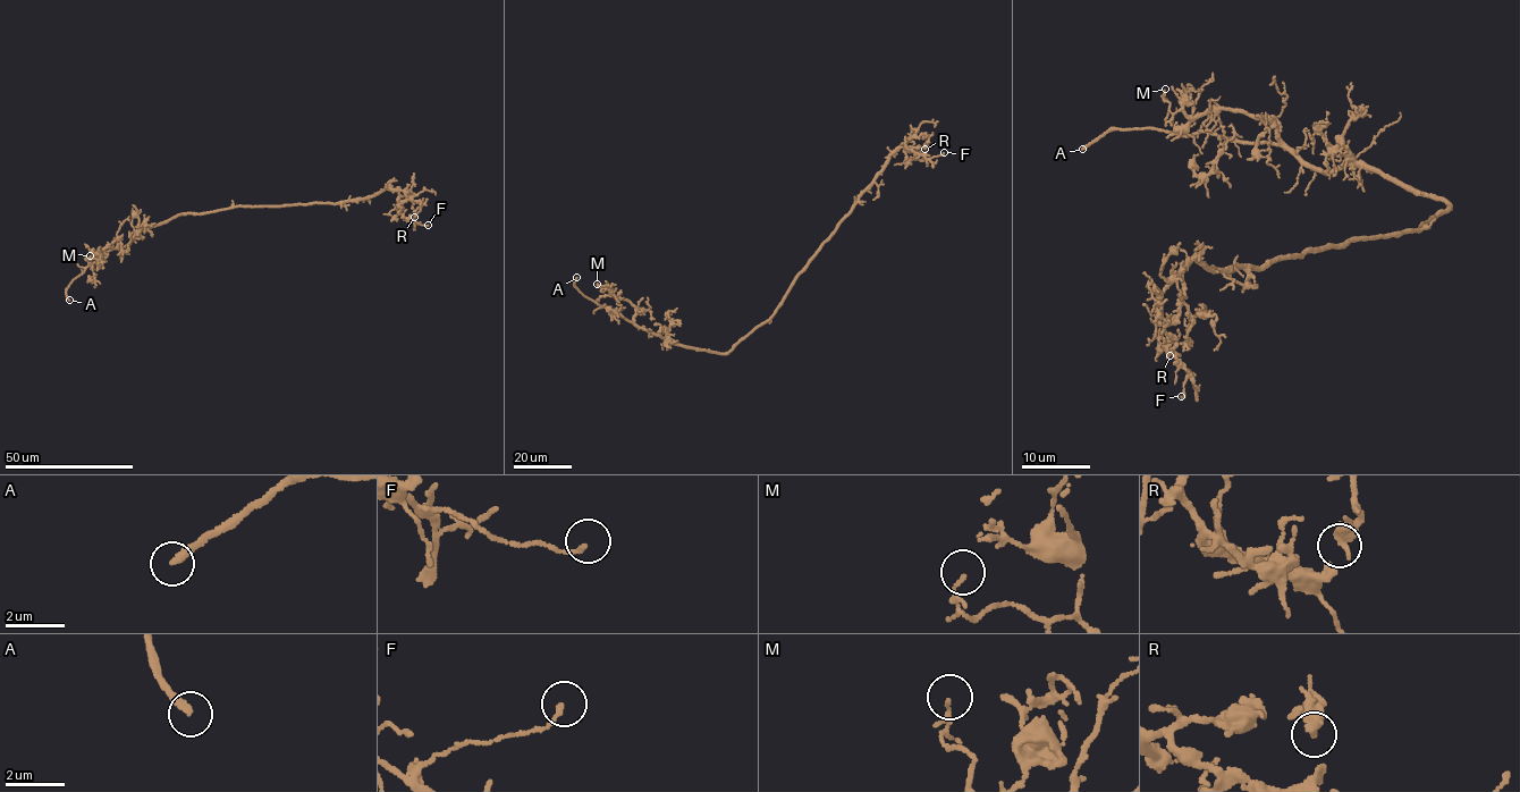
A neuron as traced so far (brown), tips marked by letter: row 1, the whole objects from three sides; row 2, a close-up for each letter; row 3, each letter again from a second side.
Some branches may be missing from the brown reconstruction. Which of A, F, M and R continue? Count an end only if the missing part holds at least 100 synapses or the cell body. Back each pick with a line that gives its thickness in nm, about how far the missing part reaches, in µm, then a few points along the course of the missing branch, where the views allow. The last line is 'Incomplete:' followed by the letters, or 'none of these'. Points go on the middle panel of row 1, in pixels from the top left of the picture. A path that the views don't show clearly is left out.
A: 260 nm | 35 µm
Incomplete: A

